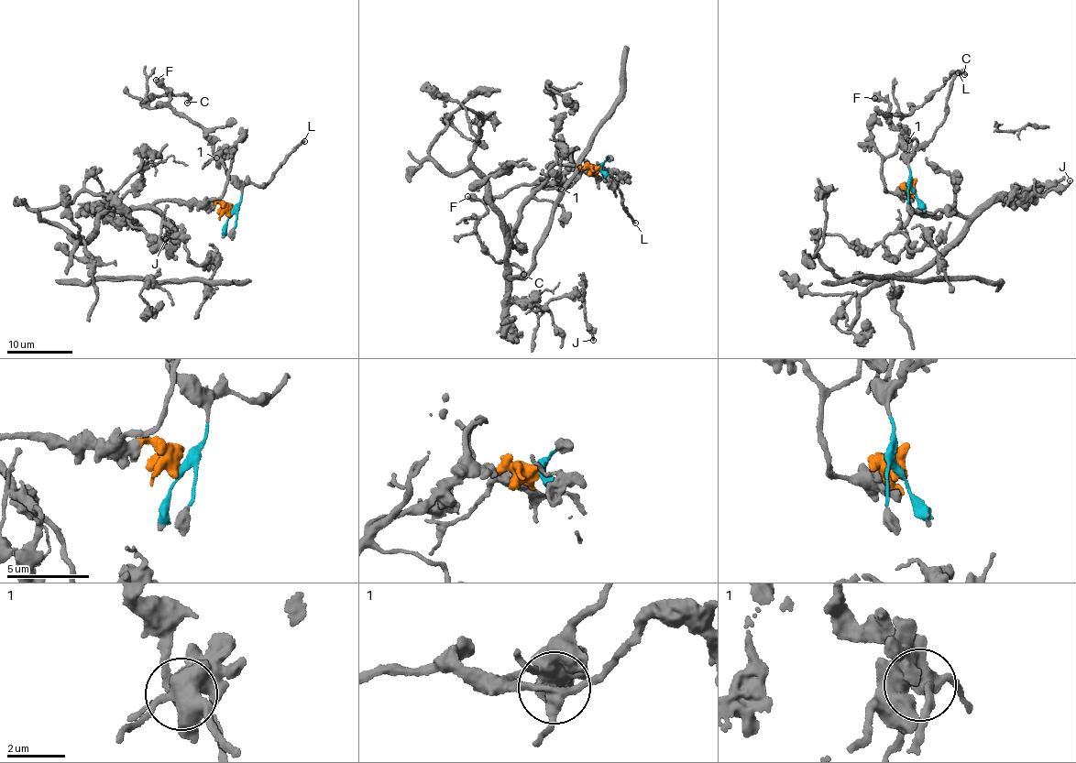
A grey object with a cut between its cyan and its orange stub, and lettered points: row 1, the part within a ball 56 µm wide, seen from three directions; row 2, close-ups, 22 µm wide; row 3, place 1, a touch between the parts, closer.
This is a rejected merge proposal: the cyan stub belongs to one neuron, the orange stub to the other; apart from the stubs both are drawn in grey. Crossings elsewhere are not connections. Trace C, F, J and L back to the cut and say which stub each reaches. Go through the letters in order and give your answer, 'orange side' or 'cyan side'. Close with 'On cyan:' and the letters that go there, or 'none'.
C: cyan side
F: cyan side
J: orange side
L: cyan side
On cyan: C, F, L

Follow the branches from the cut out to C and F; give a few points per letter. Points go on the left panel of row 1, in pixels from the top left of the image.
C: (231, 213), (241, 201), (240, 190), (203, 130), (172, 109), (142, 104), (163, 95), (187, 96), (187, 103)
F: (231, 213), (241, 201), (240, 190), (233, 177), (225, 172), (203, 130), (171, 106), (167, 93), (155, 80)

